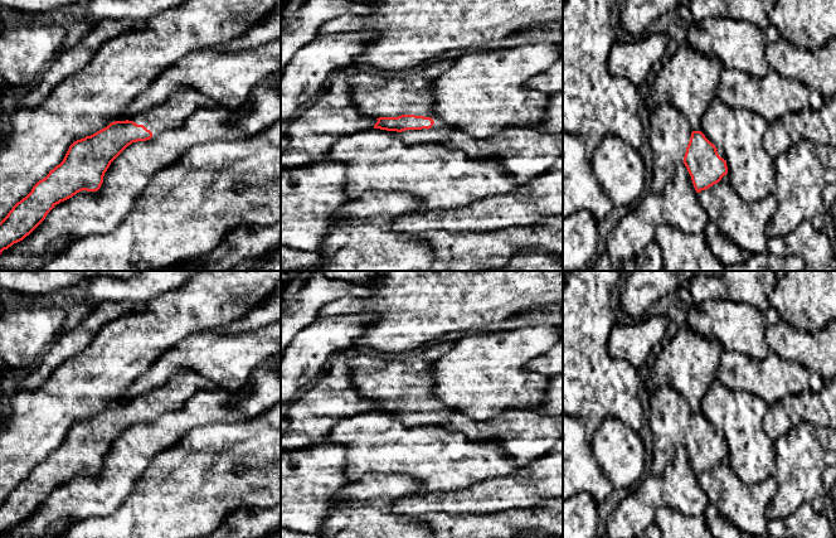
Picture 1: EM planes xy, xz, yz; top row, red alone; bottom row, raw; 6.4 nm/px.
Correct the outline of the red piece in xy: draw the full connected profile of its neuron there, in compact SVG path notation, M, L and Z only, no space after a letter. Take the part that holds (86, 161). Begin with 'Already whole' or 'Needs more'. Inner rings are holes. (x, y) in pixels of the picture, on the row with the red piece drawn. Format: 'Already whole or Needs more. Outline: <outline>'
Needs more. Outline: M179 89L162 103L132 118L111 122L96 134L74 141L63 161L39 180L0 222L0 255L29 236L60 202L82 190L97 192L111 163L128 145L180 127L198 110L215 106L210 97L191 89Z

